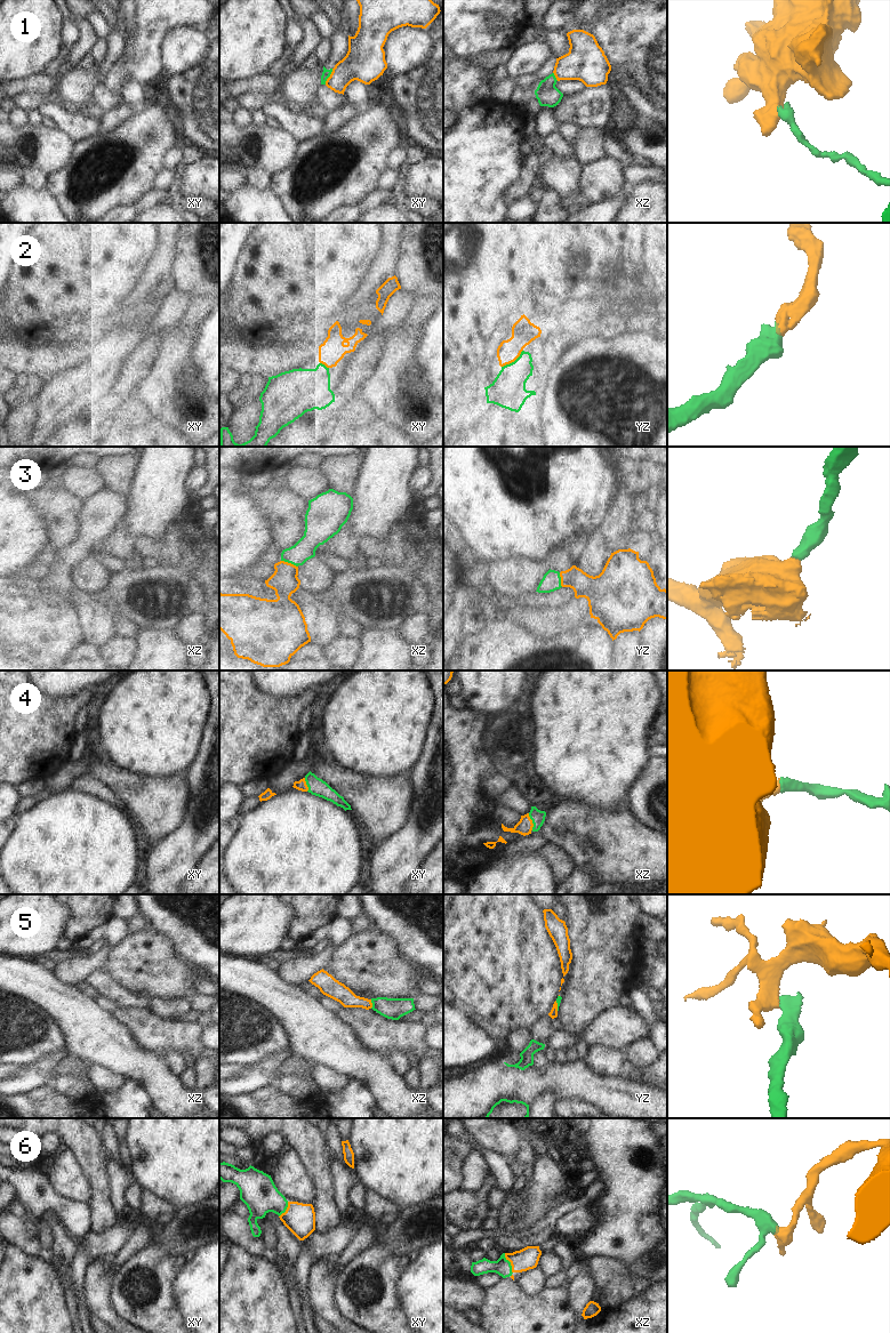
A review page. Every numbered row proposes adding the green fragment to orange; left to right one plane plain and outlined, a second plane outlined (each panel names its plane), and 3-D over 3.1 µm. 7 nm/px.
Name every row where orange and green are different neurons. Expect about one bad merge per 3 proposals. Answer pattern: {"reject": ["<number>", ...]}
{"reject": ["1", "5"]}

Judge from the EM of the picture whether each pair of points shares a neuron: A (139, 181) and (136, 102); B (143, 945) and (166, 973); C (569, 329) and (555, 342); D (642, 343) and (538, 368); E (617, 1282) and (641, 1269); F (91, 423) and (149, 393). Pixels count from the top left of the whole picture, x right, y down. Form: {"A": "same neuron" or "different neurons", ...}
{"A": "different neurons", "B": "same neuron", "C": "same neuron", "D": "different neurons", "E": "different neurons", "F": "different neurons"}

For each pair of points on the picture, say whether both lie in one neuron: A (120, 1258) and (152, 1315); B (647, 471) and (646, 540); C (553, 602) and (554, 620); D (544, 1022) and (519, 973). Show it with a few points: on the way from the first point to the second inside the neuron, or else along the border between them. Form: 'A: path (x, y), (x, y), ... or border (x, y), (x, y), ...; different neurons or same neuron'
A: border (144, 1246), (117, 1271); different neurons
B: border (635, 533), (632, 540); different neurons
C: border (574, 596), (561, 607), (545, 608), (528, 603); different neurons
D: border (547, 1014), (539, 1018), (528, 1029); different neurons

